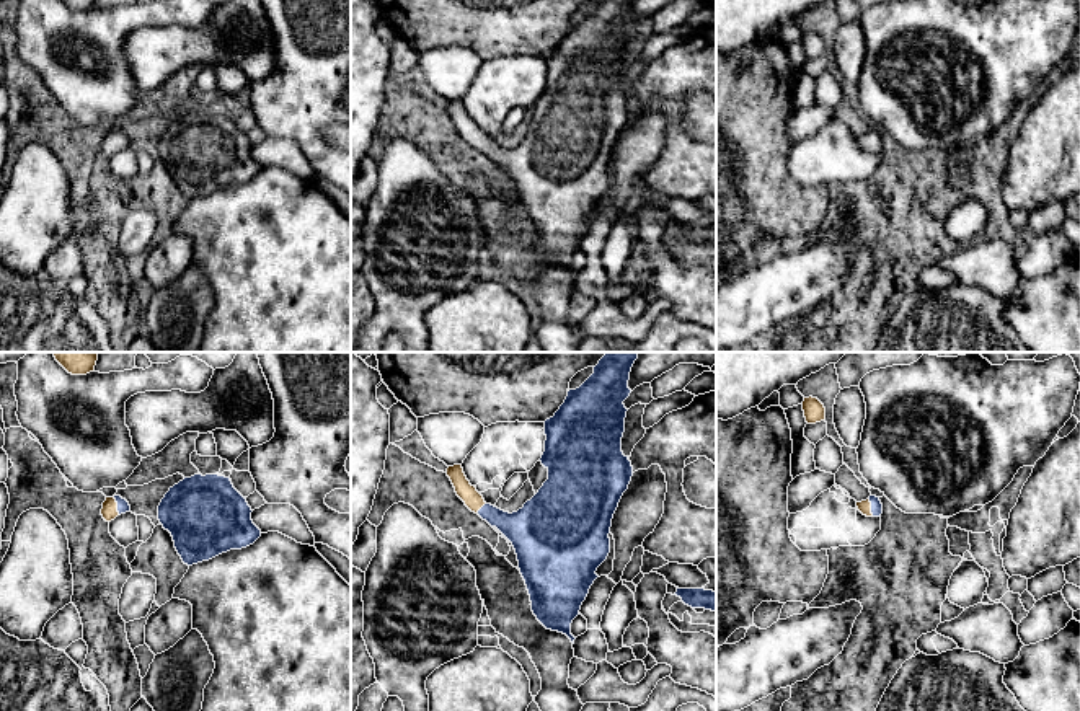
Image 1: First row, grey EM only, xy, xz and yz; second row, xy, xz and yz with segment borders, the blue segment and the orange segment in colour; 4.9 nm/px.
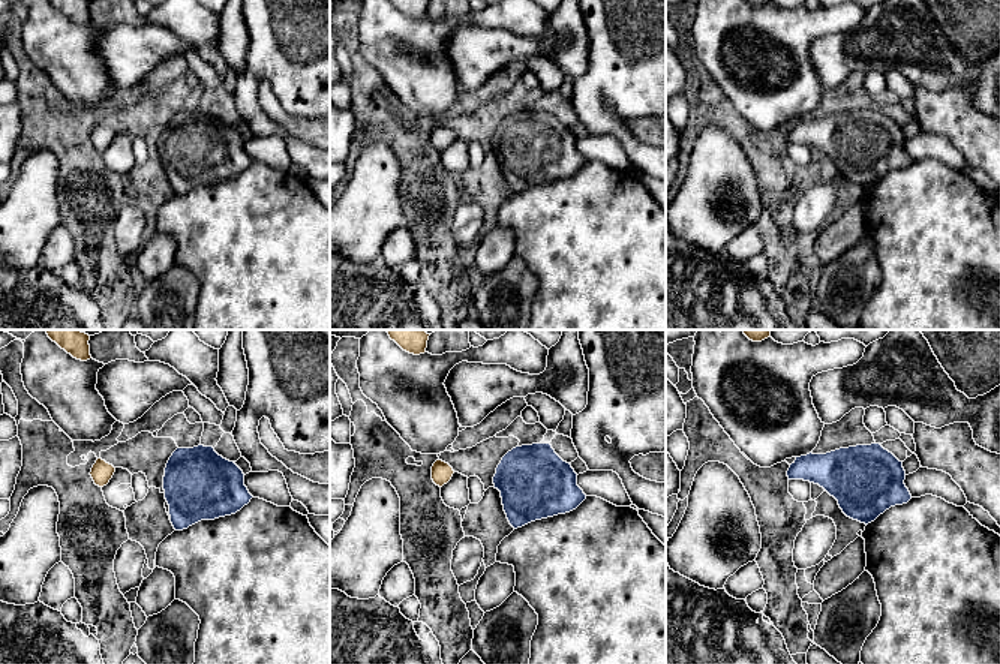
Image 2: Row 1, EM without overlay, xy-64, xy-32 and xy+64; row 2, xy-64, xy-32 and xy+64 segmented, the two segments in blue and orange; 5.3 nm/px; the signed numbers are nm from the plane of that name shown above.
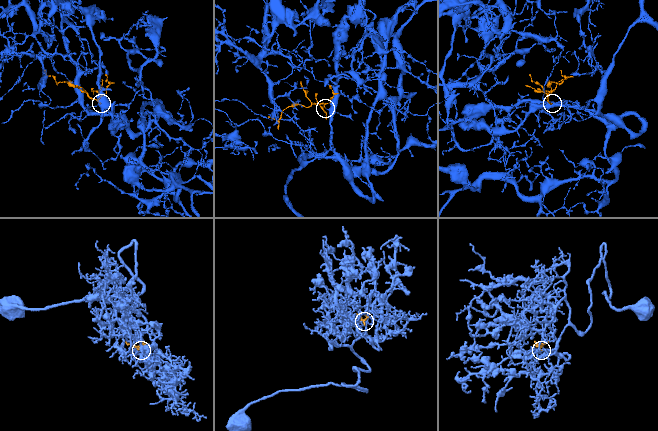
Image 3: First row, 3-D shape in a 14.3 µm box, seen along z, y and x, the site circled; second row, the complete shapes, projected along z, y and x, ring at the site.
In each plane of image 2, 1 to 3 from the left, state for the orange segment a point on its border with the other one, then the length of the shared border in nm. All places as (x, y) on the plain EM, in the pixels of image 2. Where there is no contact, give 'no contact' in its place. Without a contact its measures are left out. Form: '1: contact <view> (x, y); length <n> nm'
1: no contact
2: no contact
3: no contact

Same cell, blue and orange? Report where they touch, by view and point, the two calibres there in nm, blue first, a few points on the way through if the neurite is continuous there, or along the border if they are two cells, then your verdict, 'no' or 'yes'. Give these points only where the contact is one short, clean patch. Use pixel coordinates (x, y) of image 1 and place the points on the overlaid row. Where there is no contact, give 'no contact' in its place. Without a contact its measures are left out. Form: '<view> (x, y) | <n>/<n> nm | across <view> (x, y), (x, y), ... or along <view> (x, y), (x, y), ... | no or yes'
xy (118, 506) | 60/80 nm | across xy (123, 506), (118, 506), (110, 506) | yes

